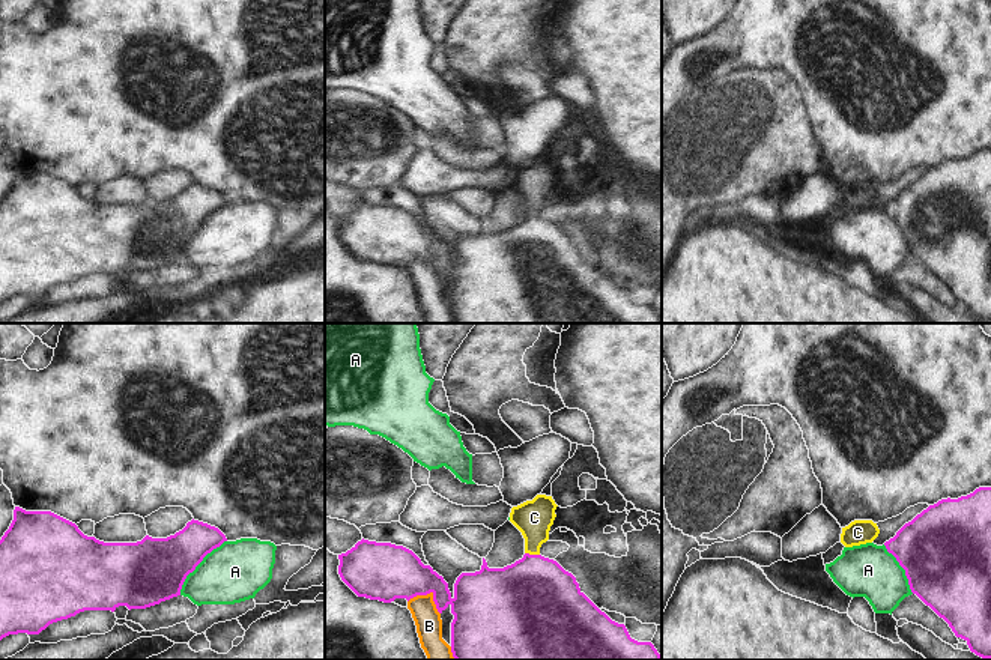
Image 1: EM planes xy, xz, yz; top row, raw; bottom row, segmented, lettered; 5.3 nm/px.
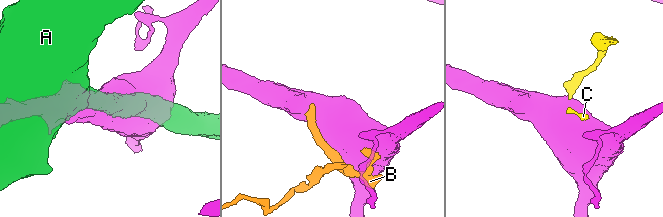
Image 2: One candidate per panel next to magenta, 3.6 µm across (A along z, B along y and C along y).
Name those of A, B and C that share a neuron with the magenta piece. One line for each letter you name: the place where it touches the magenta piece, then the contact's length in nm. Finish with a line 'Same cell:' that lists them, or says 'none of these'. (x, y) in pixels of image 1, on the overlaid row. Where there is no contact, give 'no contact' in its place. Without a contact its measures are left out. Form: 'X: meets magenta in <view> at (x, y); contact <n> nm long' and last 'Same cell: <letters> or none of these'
C: meets magenta in xz at (533, 555); contact 80 nm long
Same cell: C

